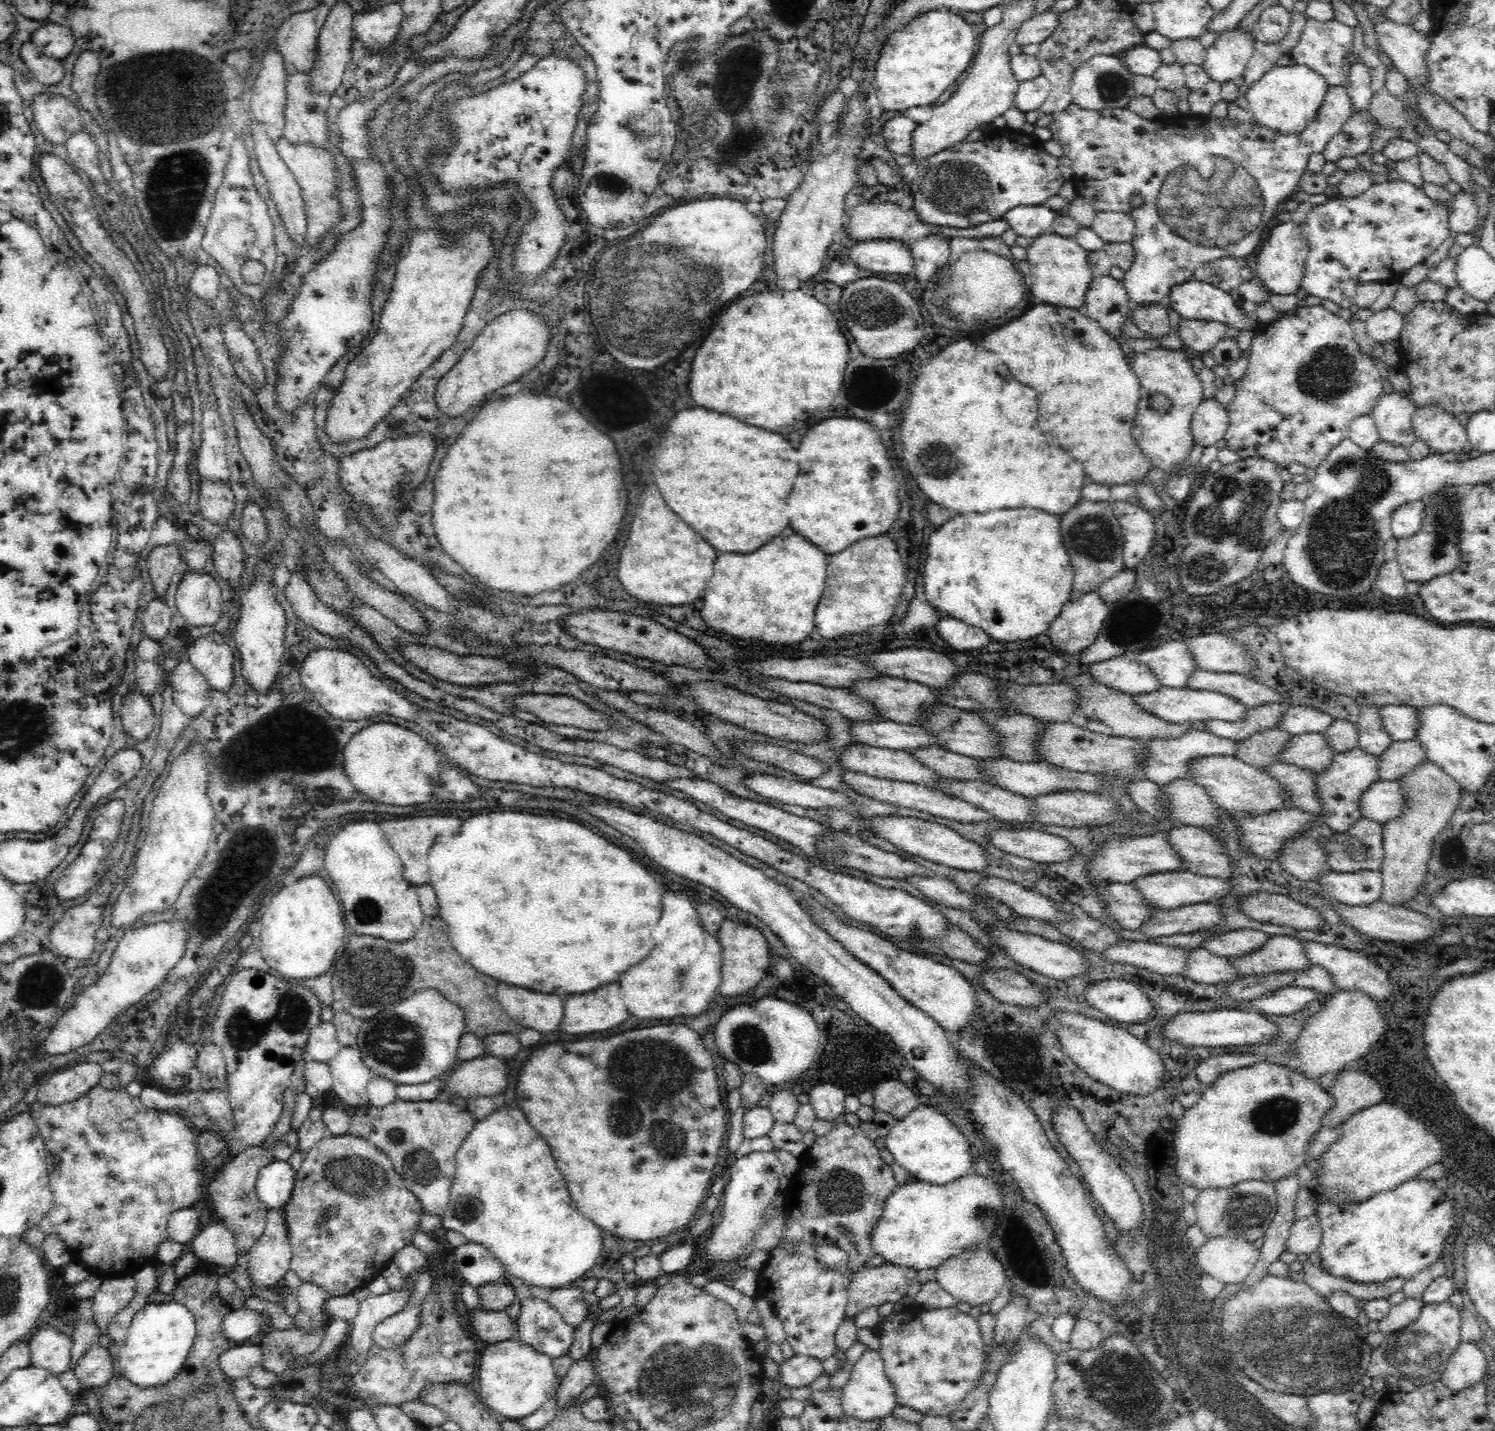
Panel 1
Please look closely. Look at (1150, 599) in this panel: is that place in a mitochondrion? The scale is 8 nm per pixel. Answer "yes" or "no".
no

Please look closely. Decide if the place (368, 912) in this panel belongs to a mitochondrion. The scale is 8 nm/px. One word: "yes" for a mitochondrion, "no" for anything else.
yes

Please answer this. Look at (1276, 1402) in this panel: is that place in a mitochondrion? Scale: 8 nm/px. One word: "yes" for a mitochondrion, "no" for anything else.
yes

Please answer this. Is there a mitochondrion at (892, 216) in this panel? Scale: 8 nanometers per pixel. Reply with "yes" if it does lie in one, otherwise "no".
no

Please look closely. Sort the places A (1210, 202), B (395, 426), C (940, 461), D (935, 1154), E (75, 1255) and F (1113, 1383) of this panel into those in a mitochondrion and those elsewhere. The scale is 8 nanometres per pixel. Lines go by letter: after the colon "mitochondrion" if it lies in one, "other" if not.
A: mitochondrion
B: other
C: mitochondrion
D: other
E: other
F: mitochondrion

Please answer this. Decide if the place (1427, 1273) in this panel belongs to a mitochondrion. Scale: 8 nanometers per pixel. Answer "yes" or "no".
no

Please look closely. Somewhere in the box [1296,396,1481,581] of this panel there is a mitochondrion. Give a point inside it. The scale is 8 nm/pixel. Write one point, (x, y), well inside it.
(1442, 529)

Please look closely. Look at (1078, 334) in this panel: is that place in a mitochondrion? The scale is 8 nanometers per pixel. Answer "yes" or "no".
no

